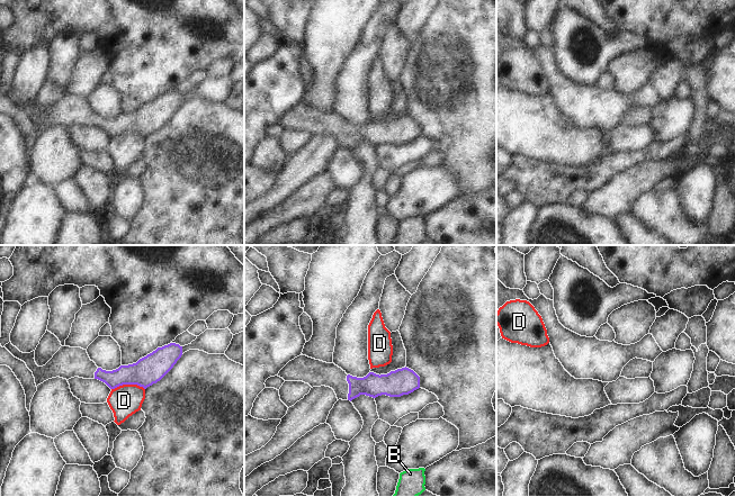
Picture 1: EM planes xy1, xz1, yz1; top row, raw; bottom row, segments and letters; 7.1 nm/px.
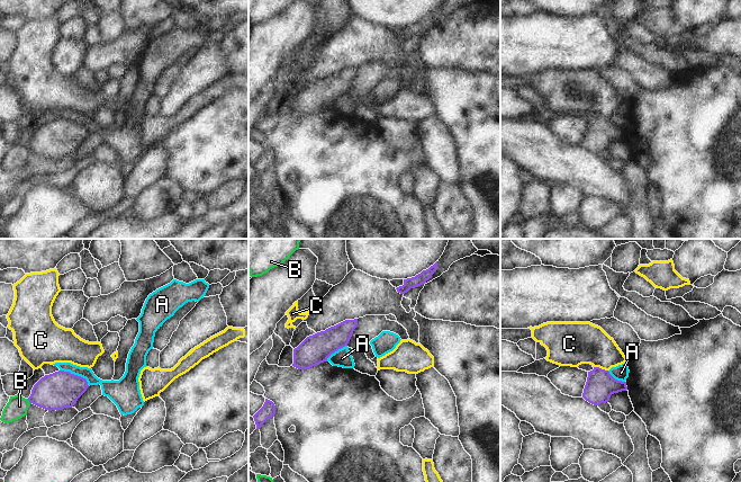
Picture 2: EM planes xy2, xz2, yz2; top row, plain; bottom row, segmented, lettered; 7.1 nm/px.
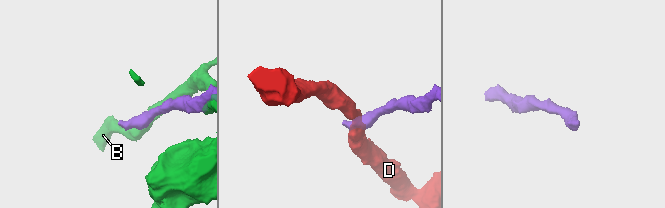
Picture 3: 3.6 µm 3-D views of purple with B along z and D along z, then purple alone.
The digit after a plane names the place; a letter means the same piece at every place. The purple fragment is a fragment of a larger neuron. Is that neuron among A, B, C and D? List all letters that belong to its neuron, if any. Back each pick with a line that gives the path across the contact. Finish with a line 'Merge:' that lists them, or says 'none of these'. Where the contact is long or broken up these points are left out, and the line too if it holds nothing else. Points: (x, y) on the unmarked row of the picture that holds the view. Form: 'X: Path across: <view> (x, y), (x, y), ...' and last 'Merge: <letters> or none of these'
Merge: none of these.

